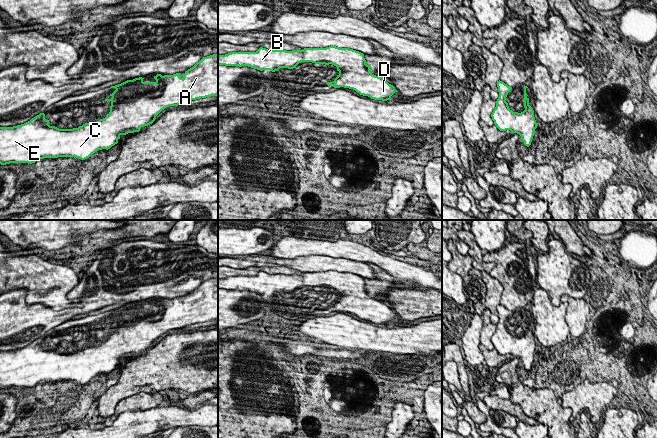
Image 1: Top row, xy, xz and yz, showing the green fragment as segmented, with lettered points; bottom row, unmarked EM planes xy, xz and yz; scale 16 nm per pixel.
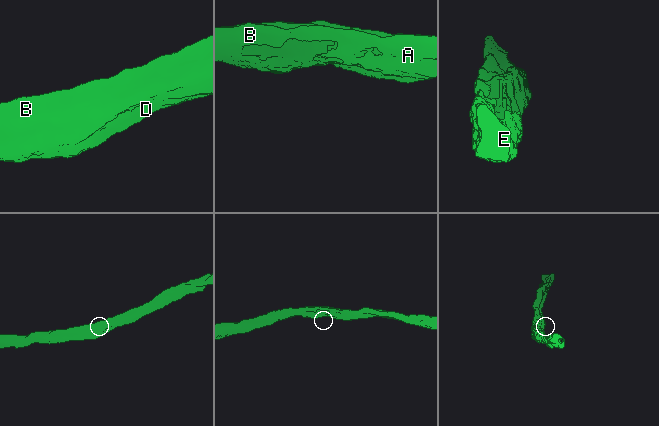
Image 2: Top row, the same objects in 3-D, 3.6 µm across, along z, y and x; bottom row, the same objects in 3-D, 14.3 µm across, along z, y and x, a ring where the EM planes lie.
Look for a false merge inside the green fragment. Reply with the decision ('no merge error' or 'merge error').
no merge error

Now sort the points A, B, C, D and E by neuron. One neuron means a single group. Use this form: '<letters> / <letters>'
A B C D E

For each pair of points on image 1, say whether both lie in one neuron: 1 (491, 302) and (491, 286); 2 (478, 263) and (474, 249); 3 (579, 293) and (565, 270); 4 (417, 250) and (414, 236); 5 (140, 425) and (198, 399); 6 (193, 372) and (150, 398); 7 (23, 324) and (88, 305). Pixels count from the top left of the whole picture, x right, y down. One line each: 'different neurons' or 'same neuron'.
1: same neuron
2: same neuron
3: same neuron
4: different neurons
5: different neurons
6: different neurons
7: same neuron

